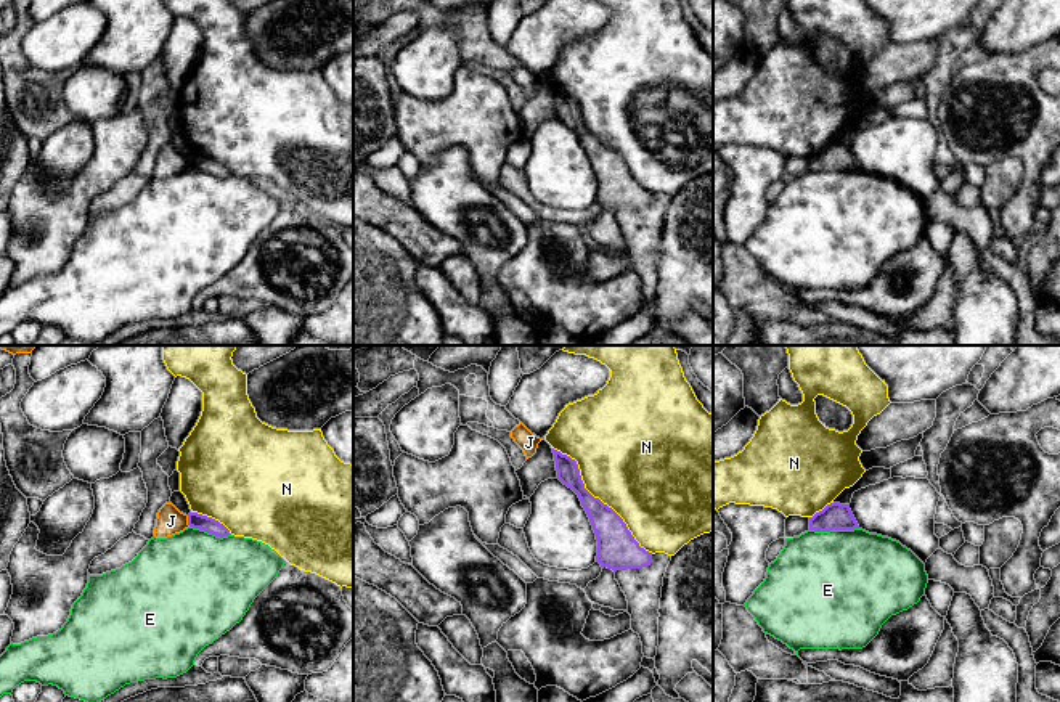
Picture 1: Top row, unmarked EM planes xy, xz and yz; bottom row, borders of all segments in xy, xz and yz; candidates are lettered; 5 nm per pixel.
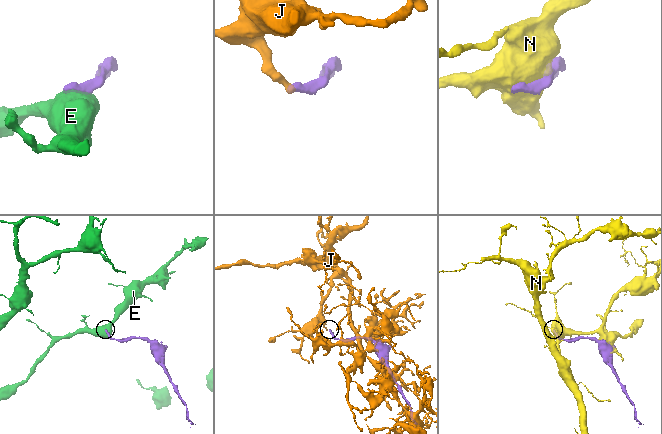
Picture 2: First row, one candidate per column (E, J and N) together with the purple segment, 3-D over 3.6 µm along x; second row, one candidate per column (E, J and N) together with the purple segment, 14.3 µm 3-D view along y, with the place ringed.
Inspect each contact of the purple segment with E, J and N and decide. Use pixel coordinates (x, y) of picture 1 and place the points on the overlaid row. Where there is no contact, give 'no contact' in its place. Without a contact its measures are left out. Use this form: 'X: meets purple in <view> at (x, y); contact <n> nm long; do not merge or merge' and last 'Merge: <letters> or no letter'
E: meets purple in yz at (834, 529); contact 240 nm long; do not merge
J: meets purple in xy at (188, 521); contact 60 nm long; do not merge
N: meets purple in xz at (598, 498); contact 750 nm long; do not merge
Merge: no letter

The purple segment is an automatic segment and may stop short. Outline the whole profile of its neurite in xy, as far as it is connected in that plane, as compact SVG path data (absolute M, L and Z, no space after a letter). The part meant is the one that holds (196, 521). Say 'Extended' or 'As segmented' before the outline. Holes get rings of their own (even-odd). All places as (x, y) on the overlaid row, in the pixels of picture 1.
As segmented. M198 512L188 514L188 525L193 529L204 530L220 538L231 535L230 530L223 524Z

